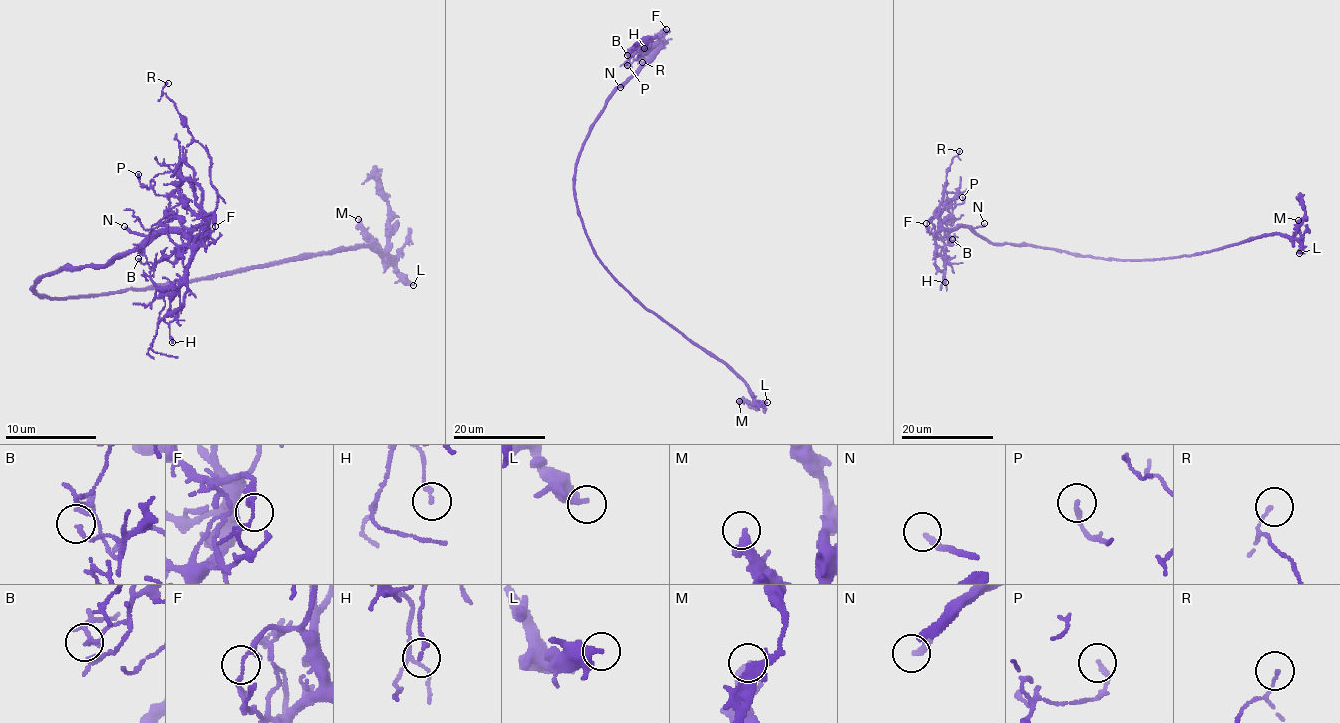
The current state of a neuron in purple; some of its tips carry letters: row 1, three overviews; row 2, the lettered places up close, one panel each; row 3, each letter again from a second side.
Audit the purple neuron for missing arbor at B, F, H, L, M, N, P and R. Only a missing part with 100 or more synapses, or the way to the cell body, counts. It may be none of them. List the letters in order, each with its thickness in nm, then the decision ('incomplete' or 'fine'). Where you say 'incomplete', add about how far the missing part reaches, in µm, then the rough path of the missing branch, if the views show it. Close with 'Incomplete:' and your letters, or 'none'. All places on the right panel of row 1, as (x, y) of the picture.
B: 140 nm | fine
F: 180 nm | fine
H: 180 nm | fine
L: 300 nm | fine
M: 220 nm | fine
N: 240 nm | incomplete | 130 µm
P: 170 nm | fine
R: 100 nm | fine
Incomplete: N

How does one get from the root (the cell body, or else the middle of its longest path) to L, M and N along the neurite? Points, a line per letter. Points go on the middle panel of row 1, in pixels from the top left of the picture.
L: (582, 219), (595, 256), (619, 283), (648, 309), (722, 360), (746, 384), (757, 405), (767, 402)
M: (582, 219), (593, 252), (603, 267), (648, 309), (722, 360), (746, 384), (754, 402), (739, 401)
N: (582, 219), (574, 192), (579, 151), (605, 100), (620, 87)

